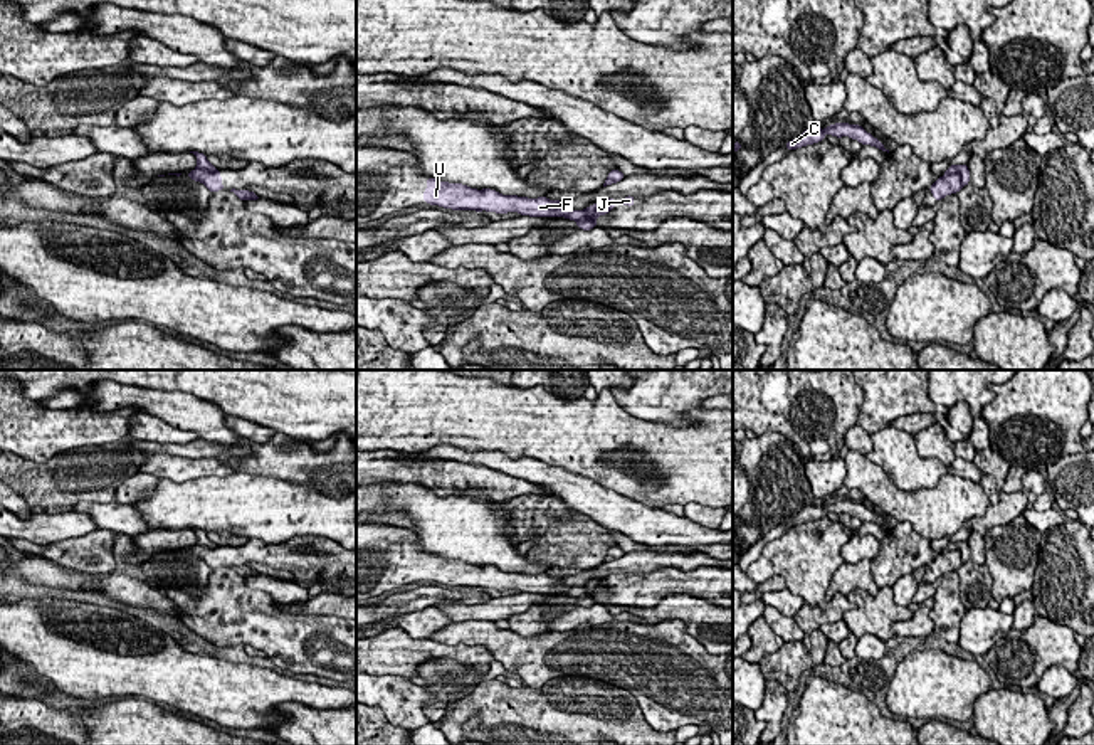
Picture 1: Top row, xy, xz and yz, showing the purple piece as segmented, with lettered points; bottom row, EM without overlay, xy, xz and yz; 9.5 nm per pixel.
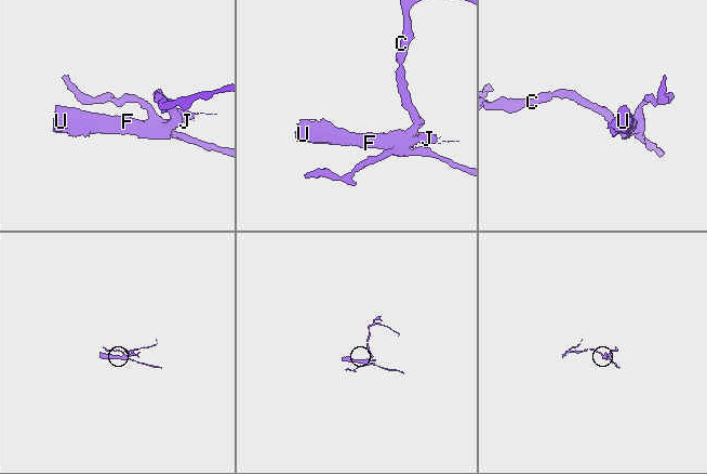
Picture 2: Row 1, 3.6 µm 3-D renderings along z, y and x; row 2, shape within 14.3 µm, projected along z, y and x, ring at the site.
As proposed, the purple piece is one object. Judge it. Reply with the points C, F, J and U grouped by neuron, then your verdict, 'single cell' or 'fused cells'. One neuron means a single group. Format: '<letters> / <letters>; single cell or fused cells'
C / F J U; fused cells

